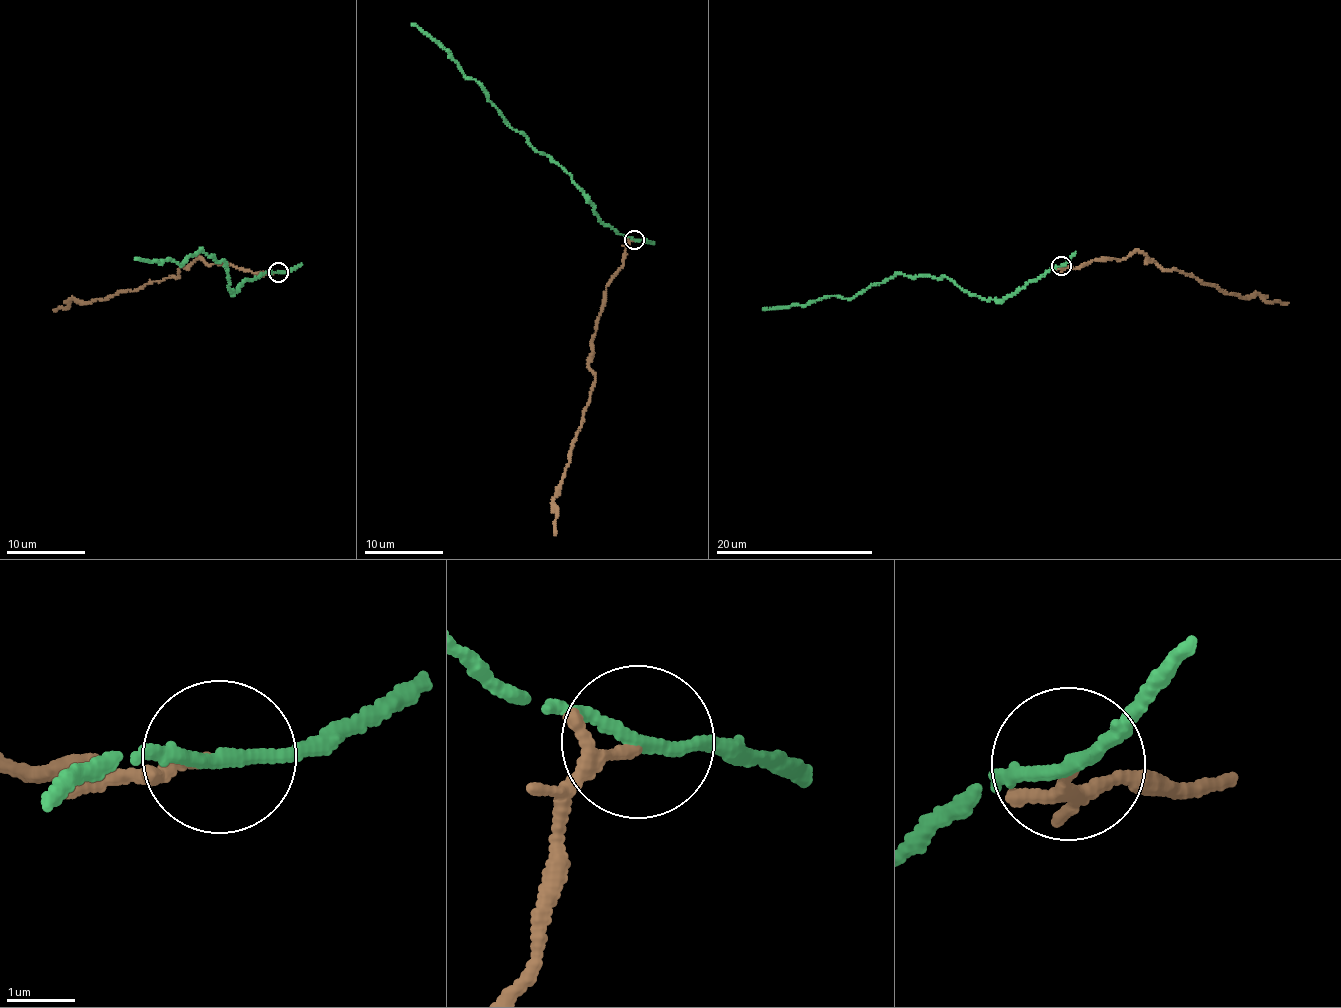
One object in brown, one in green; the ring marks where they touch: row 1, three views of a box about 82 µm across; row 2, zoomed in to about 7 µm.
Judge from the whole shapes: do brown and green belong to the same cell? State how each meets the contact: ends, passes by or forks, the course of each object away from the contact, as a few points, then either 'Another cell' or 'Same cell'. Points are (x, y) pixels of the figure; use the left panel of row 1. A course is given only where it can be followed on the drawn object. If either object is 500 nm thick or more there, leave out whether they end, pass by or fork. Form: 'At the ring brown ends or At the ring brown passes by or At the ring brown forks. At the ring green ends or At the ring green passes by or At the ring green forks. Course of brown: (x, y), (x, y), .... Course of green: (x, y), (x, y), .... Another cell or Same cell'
At the ring brown passes by. At the ring green passes by. Course of brown: (277, 273), (206, 265), (200, 257), (178, 269), (179, 276), (53, 310). Course of green: (277, 272), (247, 279), (233, 292), (224, 261), (199, 249), (180, 265), (168, 257), (159, 263), (135, 259). Another cell

